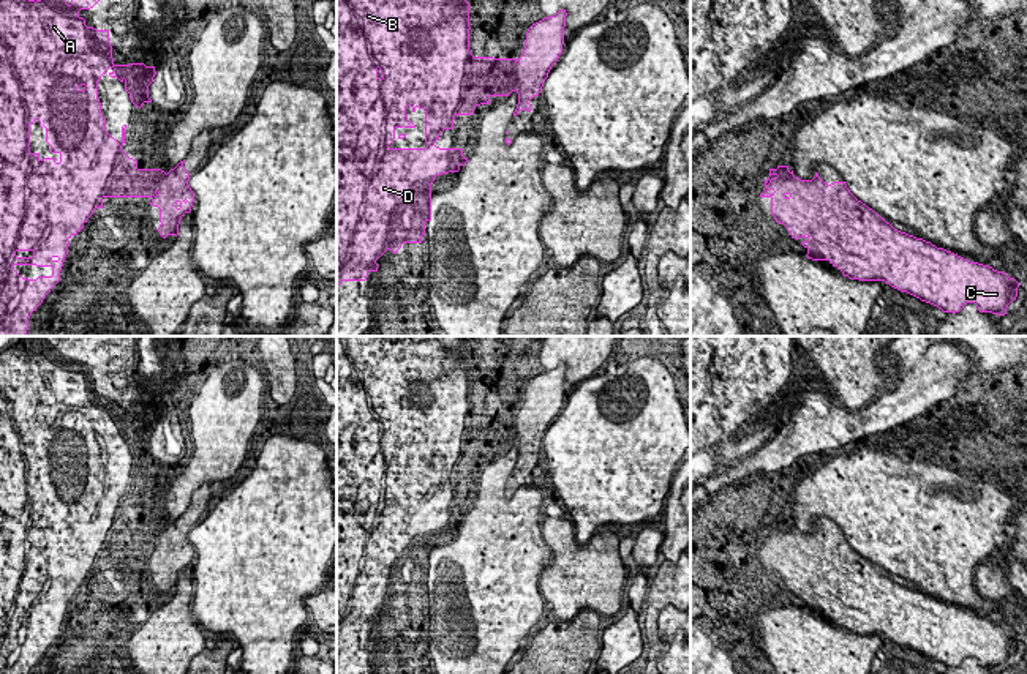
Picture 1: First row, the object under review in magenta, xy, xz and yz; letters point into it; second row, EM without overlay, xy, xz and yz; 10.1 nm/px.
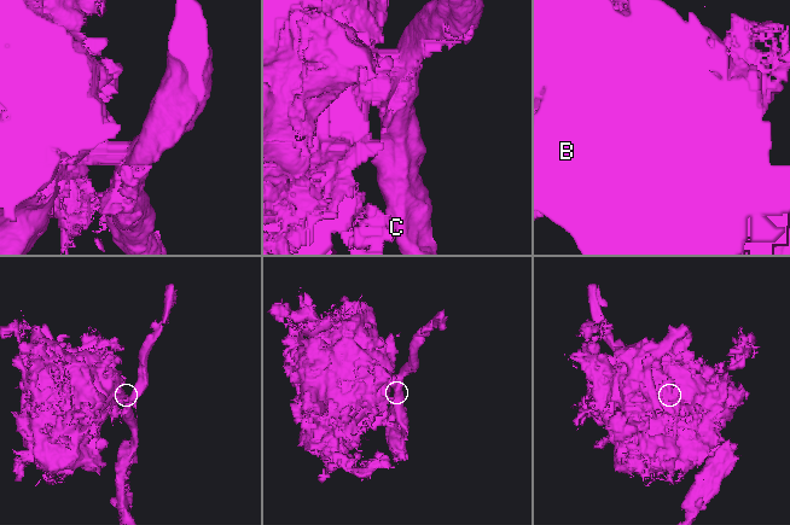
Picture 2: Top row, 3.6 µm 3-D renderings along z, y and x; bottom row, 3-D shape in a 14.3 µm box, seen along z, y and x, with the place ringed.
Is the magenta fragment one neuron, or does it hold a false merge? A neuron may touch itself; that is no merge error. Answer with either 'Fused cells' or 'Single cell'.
Fused cells

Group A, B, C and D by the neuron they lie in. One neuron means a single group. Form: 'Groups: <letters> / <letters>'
Groups: A B D / C

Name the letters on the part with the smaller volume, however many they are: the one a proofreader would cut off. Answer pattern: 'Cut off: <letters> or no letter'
Cut off: C

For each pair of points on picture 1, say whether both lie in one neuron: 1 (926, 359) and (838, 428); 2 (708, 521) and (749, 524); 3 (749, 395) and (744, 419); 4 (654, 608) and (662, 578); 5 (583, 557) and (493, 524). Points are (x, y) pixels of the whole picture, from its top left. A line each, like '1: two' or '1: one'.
1: one
2: one
3: two
4: one
5: two

